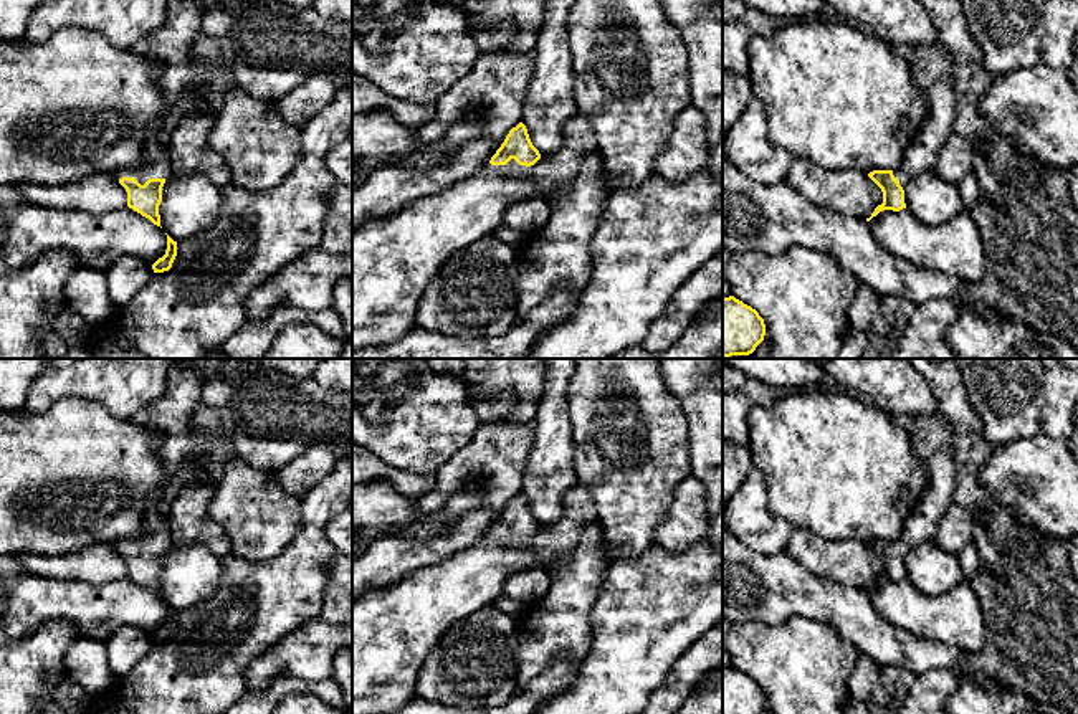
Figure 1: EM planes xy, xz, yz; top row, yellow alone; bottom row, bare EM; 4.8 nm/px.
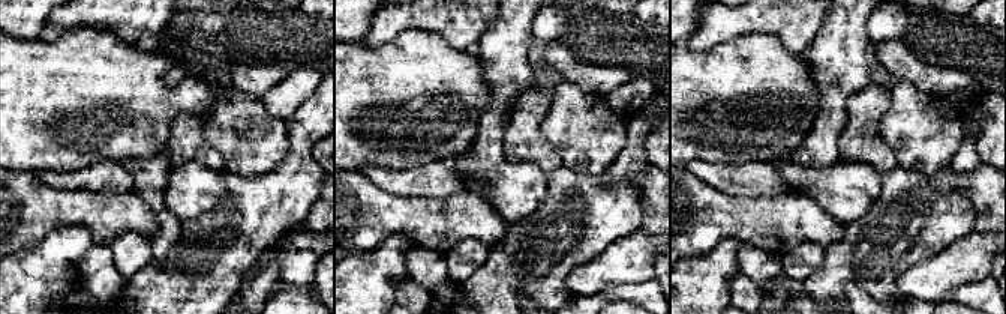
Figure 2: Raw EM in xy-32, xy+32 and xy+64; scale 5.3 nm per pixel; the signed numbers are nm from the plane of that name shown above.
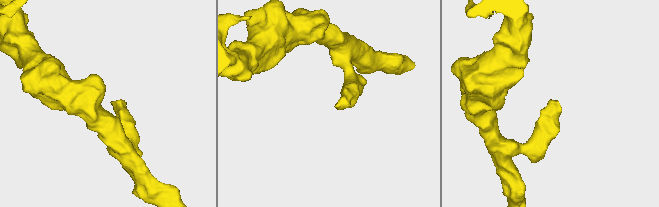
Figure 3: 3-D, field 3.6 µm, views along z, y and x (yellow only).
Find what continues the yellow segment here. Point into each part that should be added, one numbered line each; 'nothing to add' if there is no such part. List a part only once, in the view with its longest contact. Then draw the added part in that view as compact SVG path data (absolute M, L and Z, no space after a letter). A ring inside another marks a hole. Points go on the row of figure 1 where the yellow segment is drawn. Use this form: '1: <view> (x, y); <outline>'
1: xy (157, 166); M154 122L145 132L145 164L139 169L121 170L114 177L119 180L122 177L136 178L144 185L149 178L170 178L174 175L167 149L159 139L160 124Z

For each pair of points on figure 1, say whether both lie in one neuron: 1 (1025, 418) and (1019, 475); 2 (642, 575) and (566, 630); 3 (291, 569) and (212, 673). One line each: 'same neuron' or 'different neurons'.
1: different neurons
2: different neurons
3: same neuron

